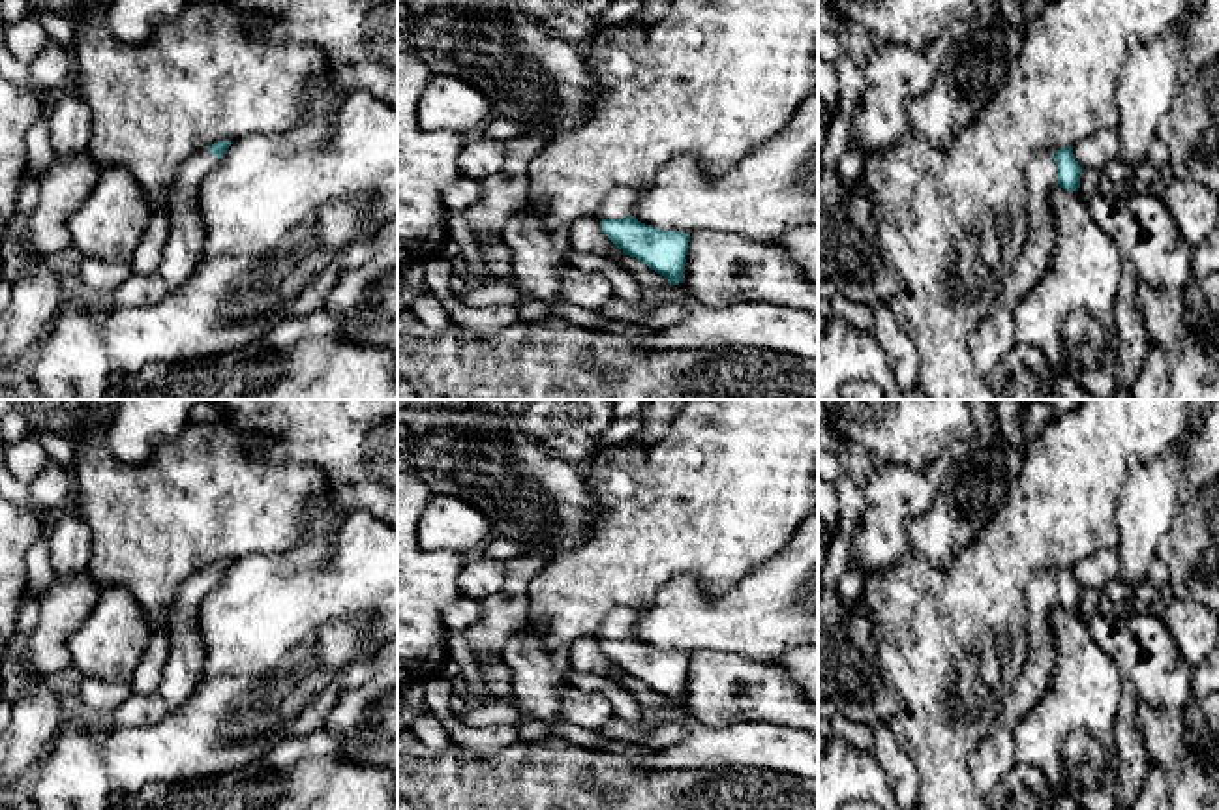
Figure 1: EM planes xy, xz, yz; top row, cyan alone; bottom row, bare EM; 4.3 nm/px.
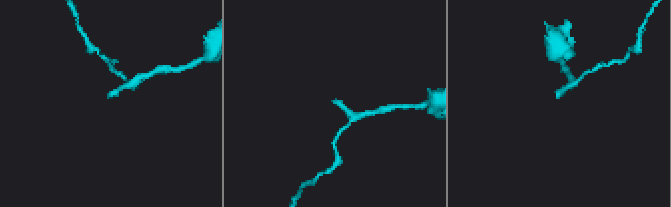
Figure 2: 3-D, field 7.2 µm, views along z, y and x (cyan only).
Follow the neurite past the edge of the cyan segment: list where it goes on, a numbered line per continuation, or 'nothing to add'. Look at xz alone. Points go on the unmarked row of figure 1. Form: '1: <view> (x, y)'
1: xz (619, 623)

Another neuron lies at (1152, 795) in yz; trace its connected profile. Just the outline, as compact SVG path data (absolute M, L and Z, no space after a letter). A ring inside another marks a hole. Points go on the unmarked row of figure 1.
M1148 761L1133 810L1168 810L1166 769Z

